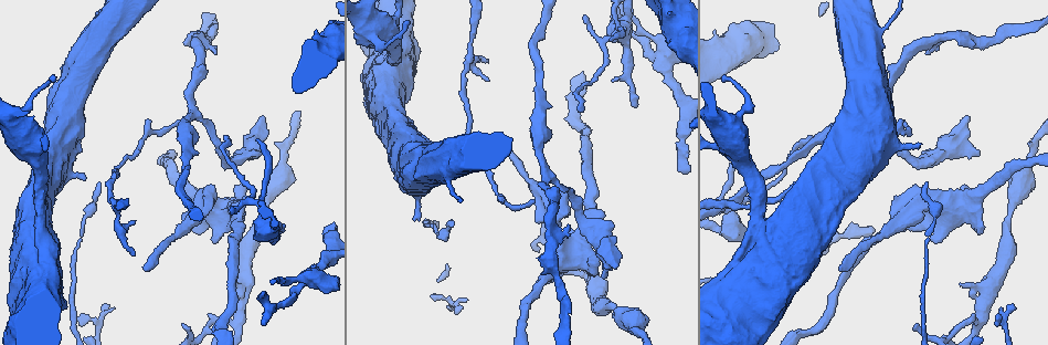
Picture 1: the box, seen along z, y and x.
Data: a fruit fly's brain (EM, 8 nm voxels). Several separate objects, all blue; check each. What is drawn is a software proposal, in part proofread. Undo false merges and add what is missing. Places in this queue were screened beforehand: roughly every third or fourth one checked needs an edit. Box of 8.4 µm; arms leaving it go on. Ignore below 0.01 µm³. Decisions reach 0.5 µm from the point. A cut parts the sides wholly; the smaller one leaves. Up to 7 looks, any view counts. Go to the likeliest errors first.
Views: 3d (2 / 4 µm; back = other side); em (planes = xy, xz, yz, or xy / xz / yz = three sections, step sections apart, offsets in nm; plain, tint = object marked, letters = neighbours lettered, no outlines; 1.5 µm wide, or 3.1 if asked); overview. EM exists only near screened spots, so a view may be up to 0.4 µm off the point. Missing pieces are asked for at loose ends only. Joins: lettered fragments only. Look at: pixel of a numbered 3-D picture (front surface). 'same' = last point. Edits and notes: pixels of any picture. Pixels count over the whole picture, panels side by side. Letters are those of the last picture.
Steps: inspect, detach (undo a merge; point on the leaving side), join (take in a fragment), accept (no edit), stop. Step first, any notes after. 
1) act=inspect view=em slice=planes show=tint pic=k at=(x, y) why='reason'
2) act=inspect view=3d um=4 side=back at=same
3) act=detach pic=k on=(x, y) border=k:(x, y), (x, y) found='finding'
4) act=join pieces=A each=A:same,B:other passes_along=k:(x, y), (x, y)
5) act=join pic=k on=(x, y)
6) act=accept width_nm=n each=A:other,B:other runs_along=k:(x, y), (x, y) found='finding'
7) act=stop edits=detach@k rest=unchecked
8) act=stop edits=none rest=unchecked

act=inspect view=em slice=planes show=letters pic=1 at=(142, 268) why='free end'

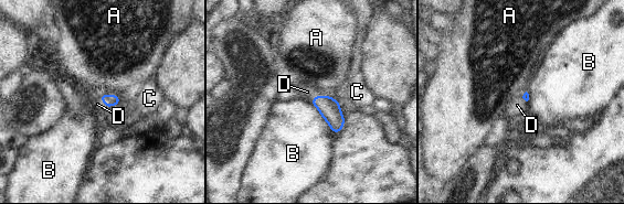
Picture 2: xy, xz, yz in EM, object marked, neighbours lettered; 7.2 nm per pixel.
act=join pieces=D each=A:other,B:other,C:other,D:same passes_along=2:(108, 99), (103, 102), (97, 104) found='it goes on there'

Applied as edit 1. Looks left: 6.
act=inspect view=overview

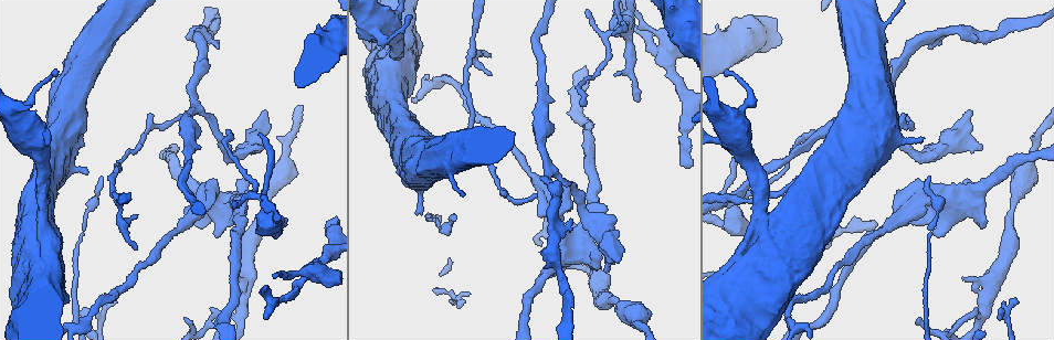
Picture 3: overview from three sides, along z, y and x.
act=inspect view=em slice=yz step=4 show=letters pic=3 at=(964, 279) why='free end'

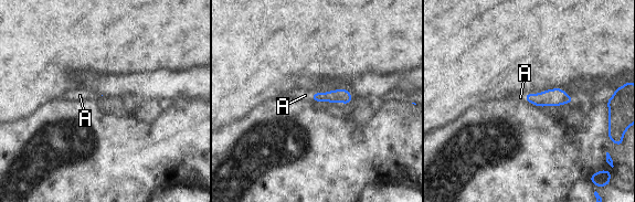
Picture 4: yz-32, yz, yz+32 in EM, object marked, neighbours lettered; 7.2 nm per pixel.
act=join pieces=A each=A:same passes_along=4:(557, 96), (530, 94), (520, 97) found='the neuron continues'

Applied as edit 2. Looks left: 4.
act=inspect view=overview why='redraw'

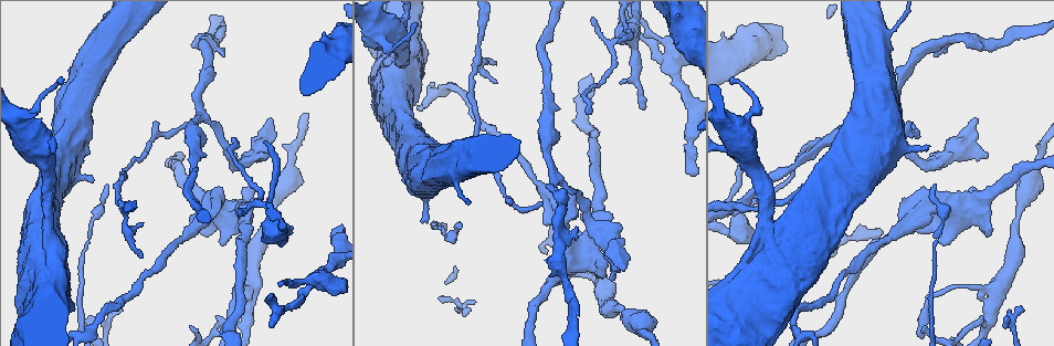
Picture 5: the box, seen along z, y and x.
act=inspect view=em slice=planes show=plain pic=5 at=(624, 79) why='branch stops here'

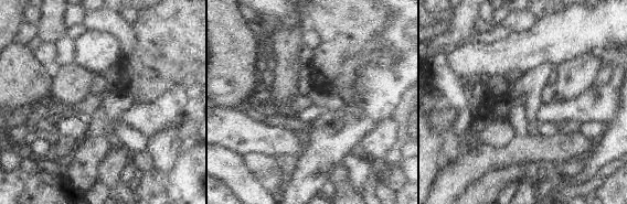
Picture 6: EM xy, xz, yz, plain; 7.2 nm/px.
act=inspect view=em slice=planes show=letters at=same why='what lies round it'

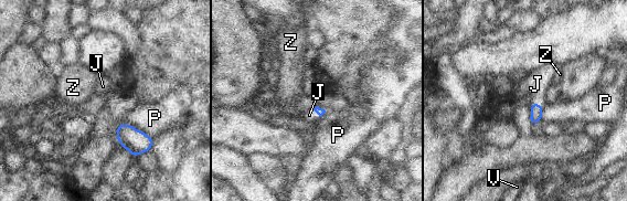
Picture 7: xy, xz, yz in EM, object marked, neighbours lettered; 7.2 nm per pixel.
act=join pieces=J each=J:same,P:other,V:other,Z:other passes_along=7:(537, 109), (538, 104), (535, 84) found='it goes on there'

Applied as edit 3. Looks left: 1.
act=stop edits=join@2,join@4,join@7 rest=unchecked

